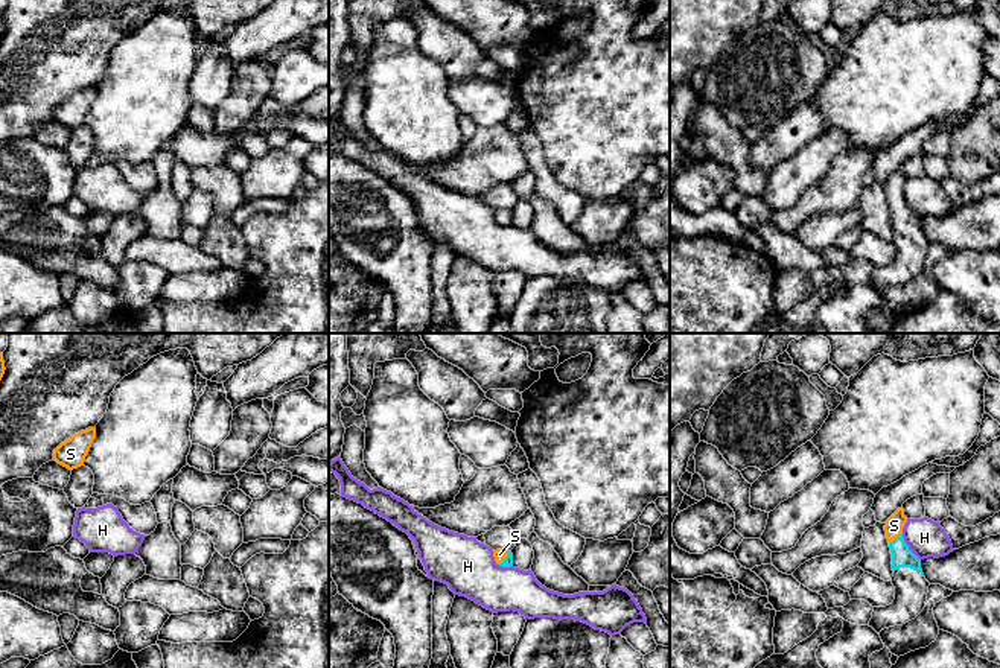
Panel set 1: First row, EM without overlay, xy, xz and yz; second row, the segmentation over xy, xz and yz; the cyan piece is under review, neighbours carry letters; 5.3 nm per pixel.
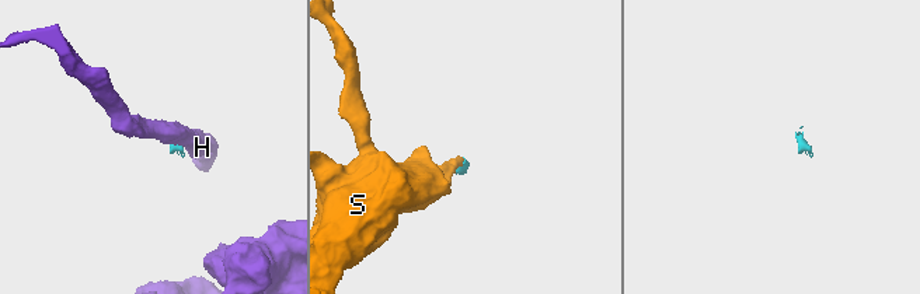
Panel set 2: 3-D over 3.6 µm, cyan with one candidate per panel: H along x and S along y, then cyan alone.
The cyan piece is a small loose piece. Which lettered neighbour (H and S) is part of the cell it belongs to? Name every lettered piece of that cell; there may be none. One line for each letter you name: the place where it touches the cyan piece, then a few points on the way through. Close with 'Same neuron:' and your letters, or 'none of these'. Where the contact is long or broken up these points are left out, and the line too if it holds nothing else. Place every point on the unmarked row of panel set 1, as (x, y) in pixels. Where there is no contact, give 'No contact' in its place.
S: Touches cyan at xz (504, 218). Path across: xz (507, 221), (504, 218), (500, 213)
Same neuron: S

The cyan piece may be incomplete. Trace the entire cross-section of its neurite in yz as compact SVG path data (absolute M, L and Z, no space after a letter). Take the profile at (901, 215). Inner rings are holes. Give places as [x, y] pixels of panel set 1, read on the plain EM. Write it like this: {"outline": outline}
{"outline": "M901 166L884 184L886 198L892 213L892 243L895 247L895 259L886 266L874 266L868 285L877 292L915 278L925 266L930 242L922 233L921 219L904 201L903 187L906 181L907 177Z"}

